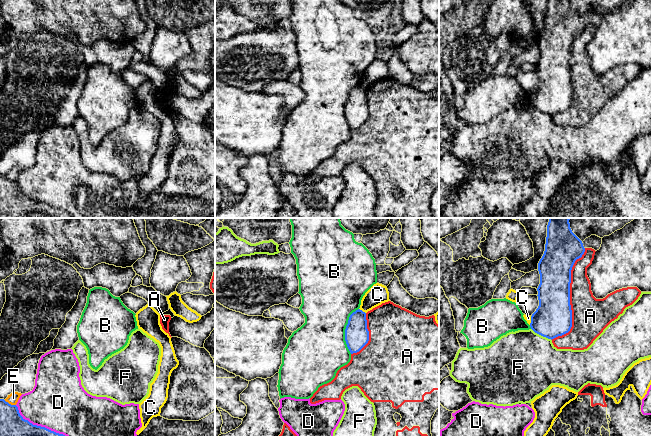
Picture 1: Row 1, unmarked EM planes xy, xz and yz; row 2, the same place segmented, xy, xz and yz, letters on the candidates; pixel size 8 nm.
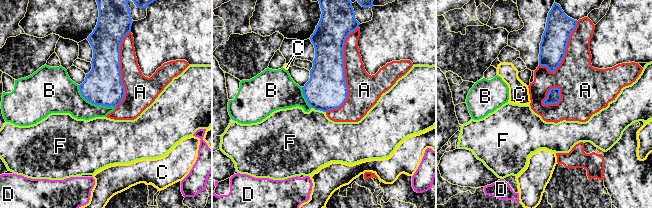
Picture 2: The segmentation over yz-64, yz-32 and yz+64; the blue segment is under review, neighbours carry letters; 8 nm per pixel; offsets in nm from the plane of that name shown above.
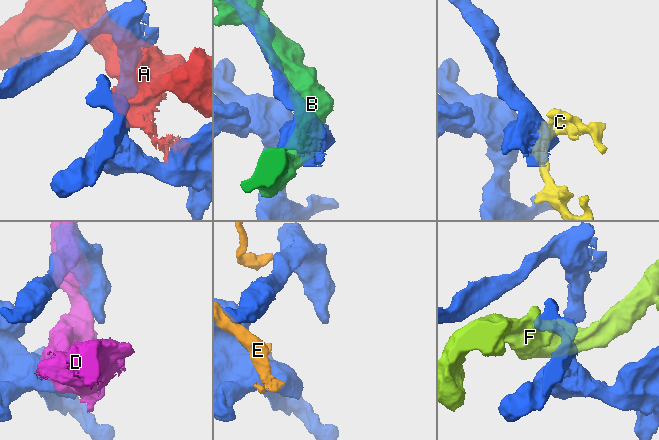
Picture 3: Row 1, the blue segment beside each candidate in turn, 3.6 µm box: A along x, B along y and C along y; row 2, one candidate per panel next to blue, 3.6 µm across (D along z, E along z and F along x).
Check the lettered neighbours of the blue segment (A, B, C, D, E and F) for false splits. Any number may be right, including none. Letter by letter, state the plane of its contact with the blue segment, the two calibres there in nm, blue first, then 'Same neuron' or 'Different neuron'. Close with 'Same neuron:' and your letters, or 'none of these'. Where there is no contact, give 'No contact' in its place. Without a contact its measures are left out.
A: Touches blue in yz. Thickness 300 nm (blue) against 300 nm. Different neuron
B: Touches blue in xz. Thickness 190 nm (blue) against 440 nm. Different neuron
C: Touches blue in xz. Thickness 190 nm (blue) against 160 nm. Different neuron
D: Touches blue in xy. Thickness 340 nm (blue) against 460 nm. Different neuron
E: Touches blue in xy. Thickness 280 nm (blue) against 90 nm. Different neuron
F: Touches blue in yz. Thickness 300 nm (blue) against 500 nm. Different neuron
Same neuron: none of these

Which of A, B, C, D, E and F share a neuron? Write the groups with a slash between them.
A / B / C E / D / F

